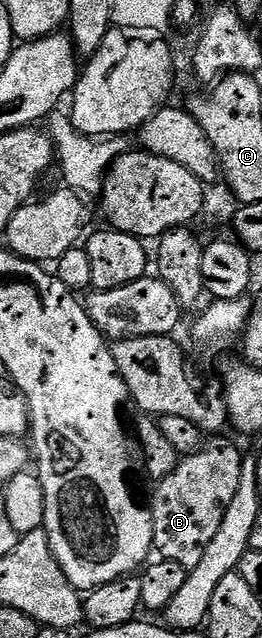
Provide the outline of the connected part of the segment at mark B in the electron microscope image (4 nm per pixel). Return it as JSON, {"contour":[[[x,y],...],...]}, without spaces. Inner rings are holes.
{"contour":[[[213,438],[206,443],[198,452],[192,452],[190,456],[181,456],[178,459],[175,470],[167,478],[156,481],[153,492],[153,504],[149,508],[151,514],[151,530],[153,531],[153,552],[160,559],[179,562],[179,566],[185,569],[199,566],[199,562],[205,560],[207,546],[211,546],[219,525],[235,499],[235,490],[239,490],[239,474],[243,474],[243,453],[233,448],[229,440],[225,438]]]}

